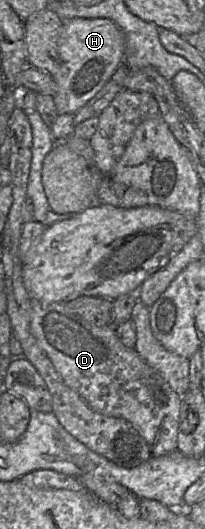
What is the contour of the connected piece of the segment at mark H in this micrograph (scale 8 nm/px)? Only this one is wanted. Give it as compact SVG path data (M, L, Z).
M73 18L65 21L58 47L59 70L53 77L57 91L53 96L58 115L74 114L86 105L111 79L124 62L125 35L107 18Z

